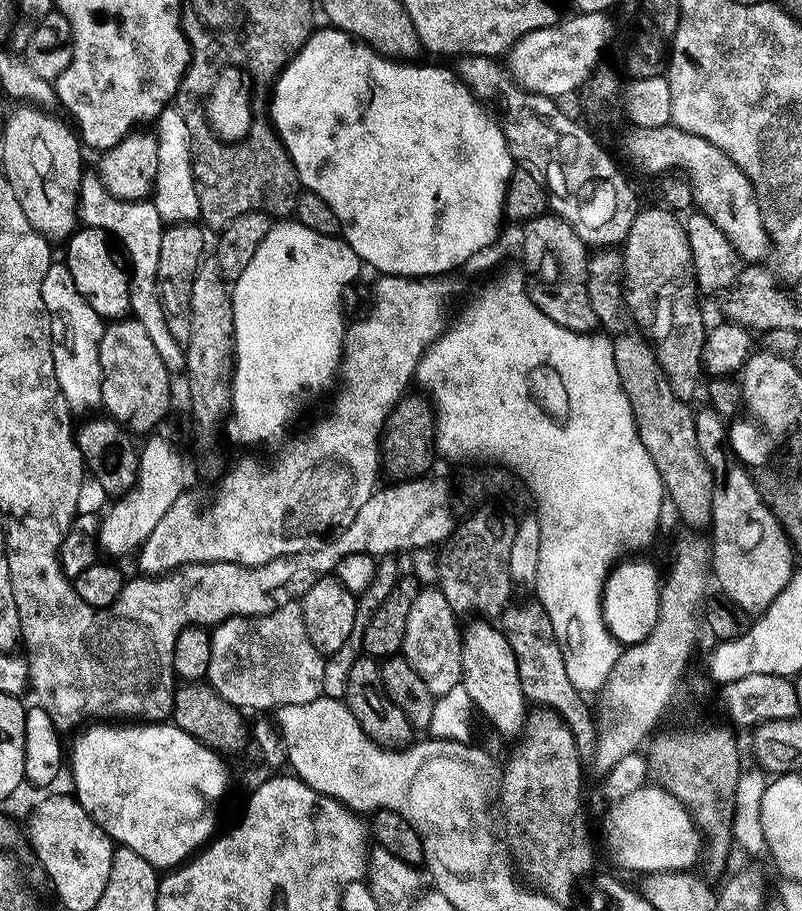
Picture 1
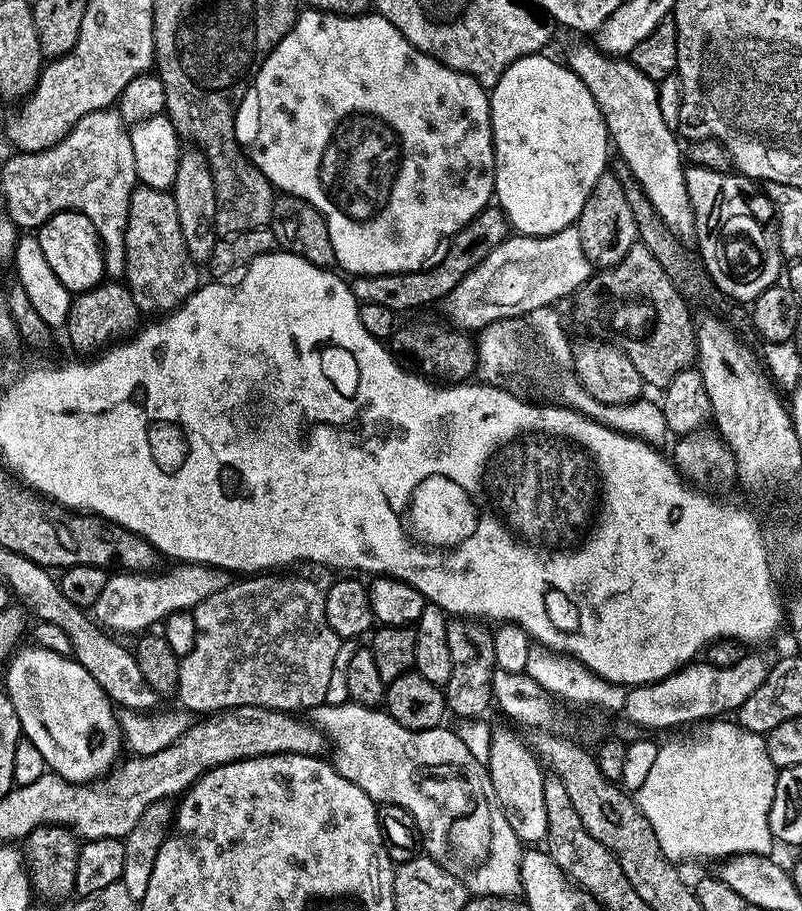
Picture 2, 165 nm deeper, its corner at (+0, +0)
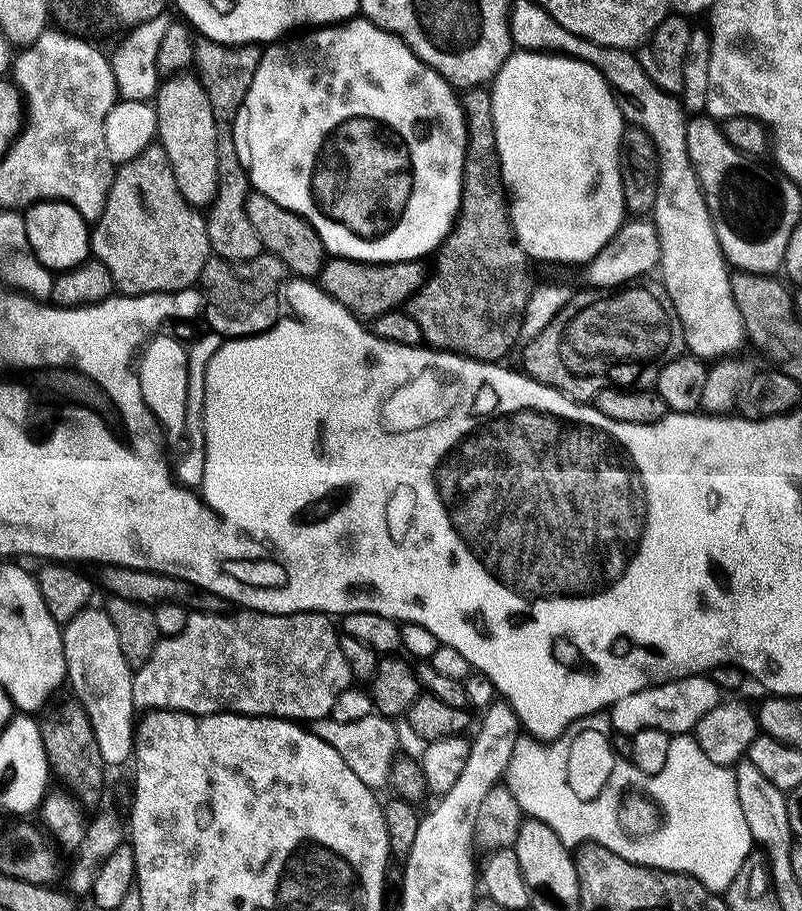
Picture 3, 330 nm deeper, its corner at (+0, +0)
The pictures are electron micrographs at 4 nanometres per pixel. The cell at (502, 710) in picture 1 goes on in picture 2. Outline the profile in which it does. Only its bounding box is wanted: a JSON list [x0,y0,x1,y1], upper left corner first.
[487,728,549,846]

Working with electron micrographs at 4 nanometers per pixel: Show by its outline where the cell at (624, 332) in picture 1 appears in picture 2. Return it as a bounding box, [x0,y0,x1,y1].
[578,174,640,270]

